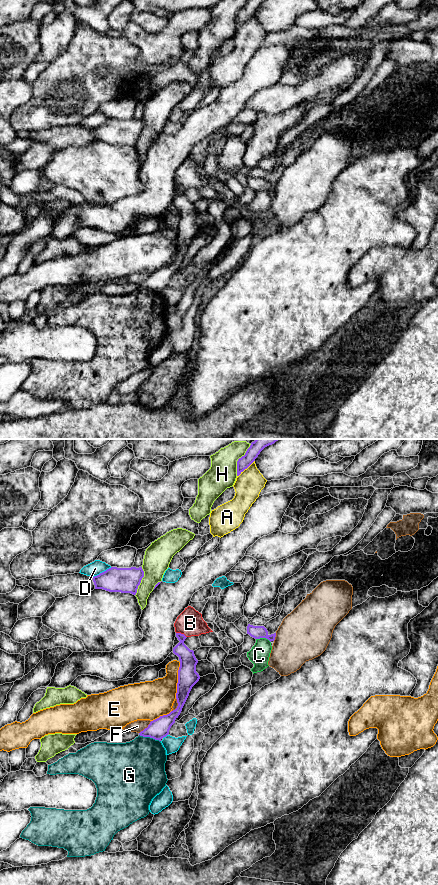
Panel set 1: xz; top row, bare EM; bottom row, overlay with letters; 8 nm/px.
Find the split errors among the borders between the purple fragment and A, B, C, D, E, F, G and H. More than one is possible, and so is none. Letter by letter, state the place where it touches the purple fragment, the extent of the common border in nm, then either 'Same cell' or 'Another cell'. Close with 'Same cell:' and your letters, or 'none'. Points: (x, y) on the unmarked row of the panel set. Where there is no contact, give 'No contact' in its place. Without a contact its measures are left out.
A: Touches purple at xz (245, 20). Shared border 190 nm. Another cell
B: Touches purple at xz (180, 185). Shared border 100 nm. Another cell
C: Touches purple at xz (263, 189). Shared border 120 nm. Another cell
D: Touches purple at xz (102, 124). Shared border 170 nm. Another cell
E: Touches purple at xz (178, 232). Shared border 300 nm. Another cell
F: Touches purple at xz (145, 280). Shared border 140 nm. Another cell
G: Touches purple at xz (150, 289). Shared border 190 nm. Another cell
H: Touches purple at xz (237, 13). Shared border 240 nm. Another cell
Same cell: none

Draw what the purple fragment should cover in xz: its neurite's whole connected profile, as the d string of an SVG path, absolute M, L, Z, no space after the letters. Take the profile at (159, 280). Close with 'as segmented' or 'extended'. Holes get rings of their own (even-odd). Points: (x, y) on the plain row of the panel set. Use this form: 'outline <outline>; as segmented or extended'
outline M176 185L176 189L180 193L173 200L173 205L177 207L180 212L176 245L178 258L169 266L160 268L159 270L151 273L148 279L139 285L140 288L150 289L159 293L169 286L169 282L180 267L192 239L200 231L199 226L196 224L198 212L194 207L194 203L190 202L184 196L187 189L181 185Z; as segmented

